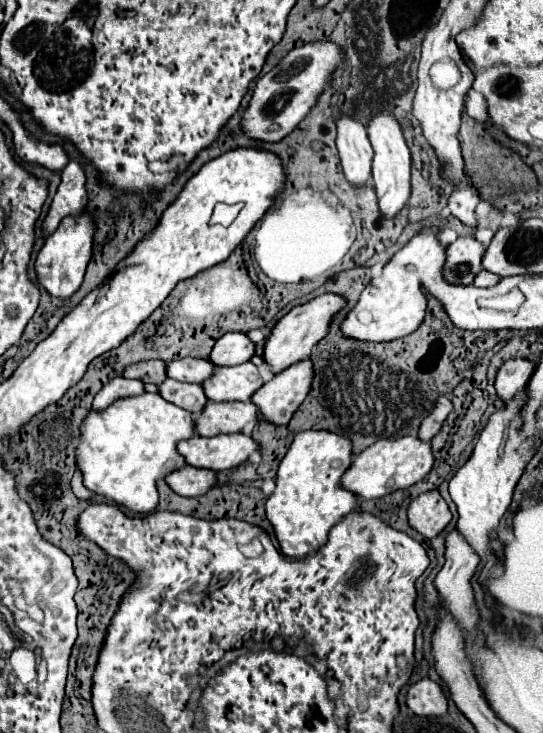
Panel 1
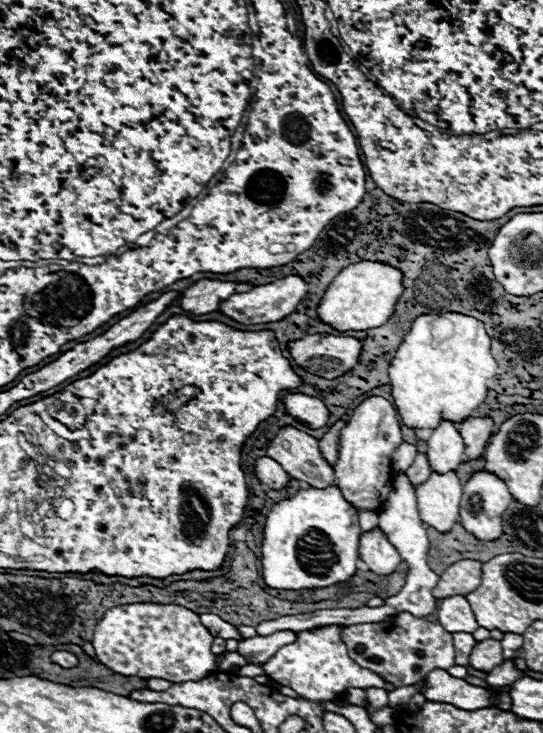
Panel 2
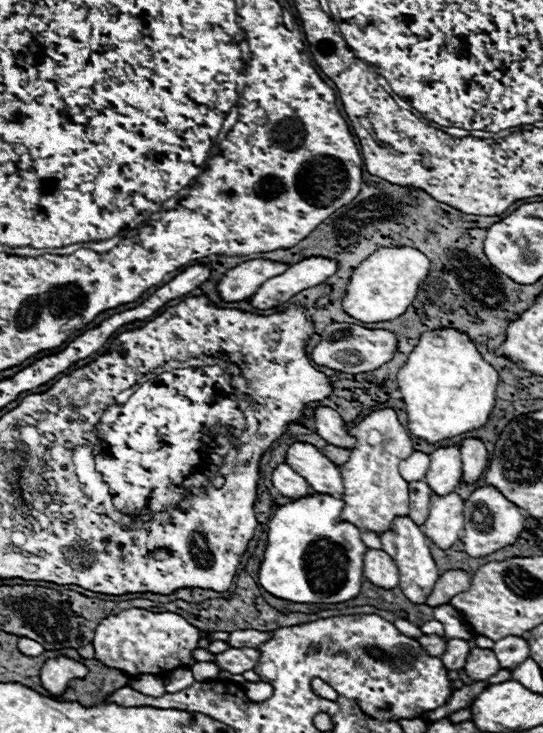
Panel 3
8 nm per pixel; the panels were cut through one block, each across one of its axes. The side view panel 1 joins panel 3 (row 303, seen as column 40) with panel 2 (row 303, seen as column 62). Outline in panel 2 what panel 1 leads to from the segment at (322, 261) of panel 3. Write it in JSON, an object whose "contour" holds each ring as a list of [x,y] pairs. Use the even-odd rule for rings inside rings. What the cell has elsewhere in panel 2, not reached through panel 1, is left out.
{"contour":[[[286,276],[280,278],[272,284],[264,284],[264,286],[256,286],[248,292],[242,294],[232,294],[228,298],[228,302],[220,302],[220,312],[240,324],[266,324],[266,322],[278,322],[282,318],[286,318],[288,314],[292,314],[298,306],[298,302],[306,296],[308,284],[298,278],[298,276]]]}

